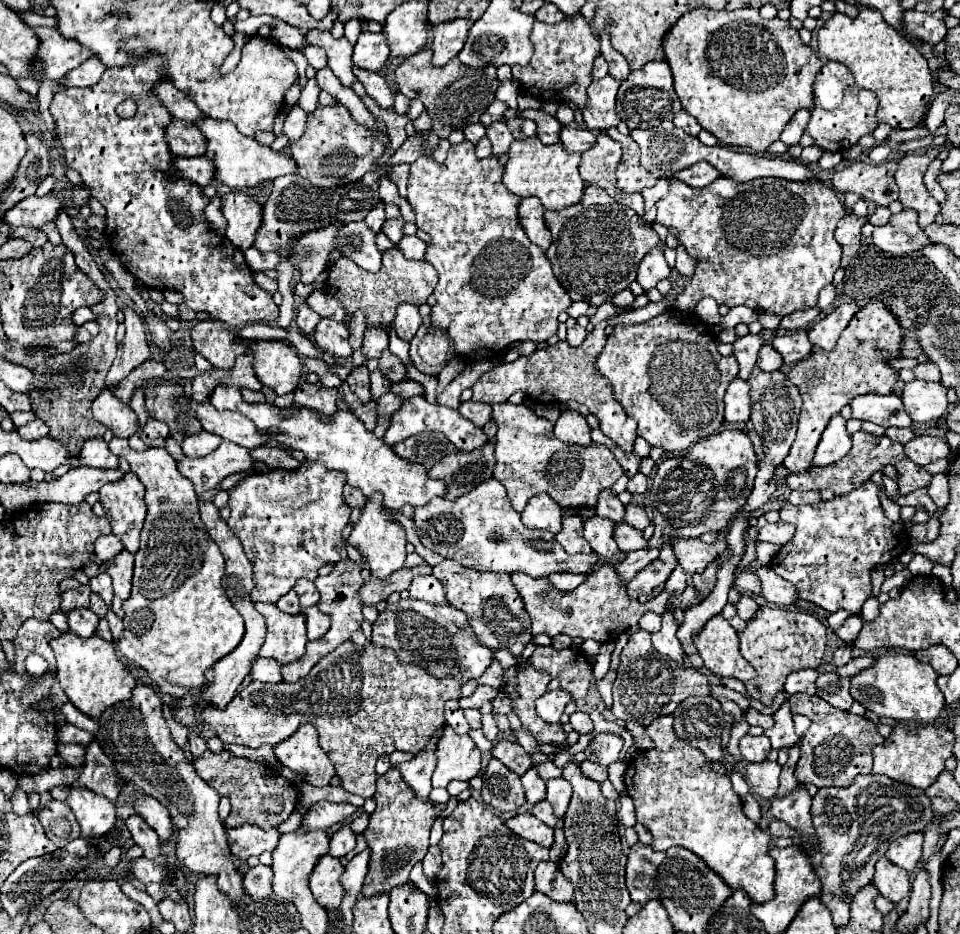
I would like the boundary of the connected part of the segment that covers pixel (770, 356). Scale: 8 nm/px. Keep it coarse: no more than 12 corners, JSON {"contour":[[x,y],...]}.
{"contour":[[764,344],[758,354],[758,368],[780,370],[782,356],[774,346]]}

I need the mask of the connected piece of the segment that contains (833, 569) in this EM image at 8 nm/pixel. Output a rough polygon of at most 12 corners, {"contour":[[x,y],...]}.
{"contour":[[872,480],[806,506],[770,568],[828,612],[910,548]]}

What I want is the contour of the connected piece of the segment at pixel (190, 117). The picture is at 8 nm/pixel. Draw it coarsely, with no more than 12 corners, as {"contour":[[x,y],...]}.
{"contour":[[172,82],[154,88],[176,120],[200,122],[206,118],[198,106]]}

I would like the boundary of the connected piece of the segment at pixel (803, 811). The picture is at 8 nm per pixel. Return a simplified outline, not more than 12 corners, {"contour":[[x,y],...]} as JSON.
{"contour":[[798,786],[772,798],[772,816],[798,832],[776,846],[812,846],[812,798]]}

